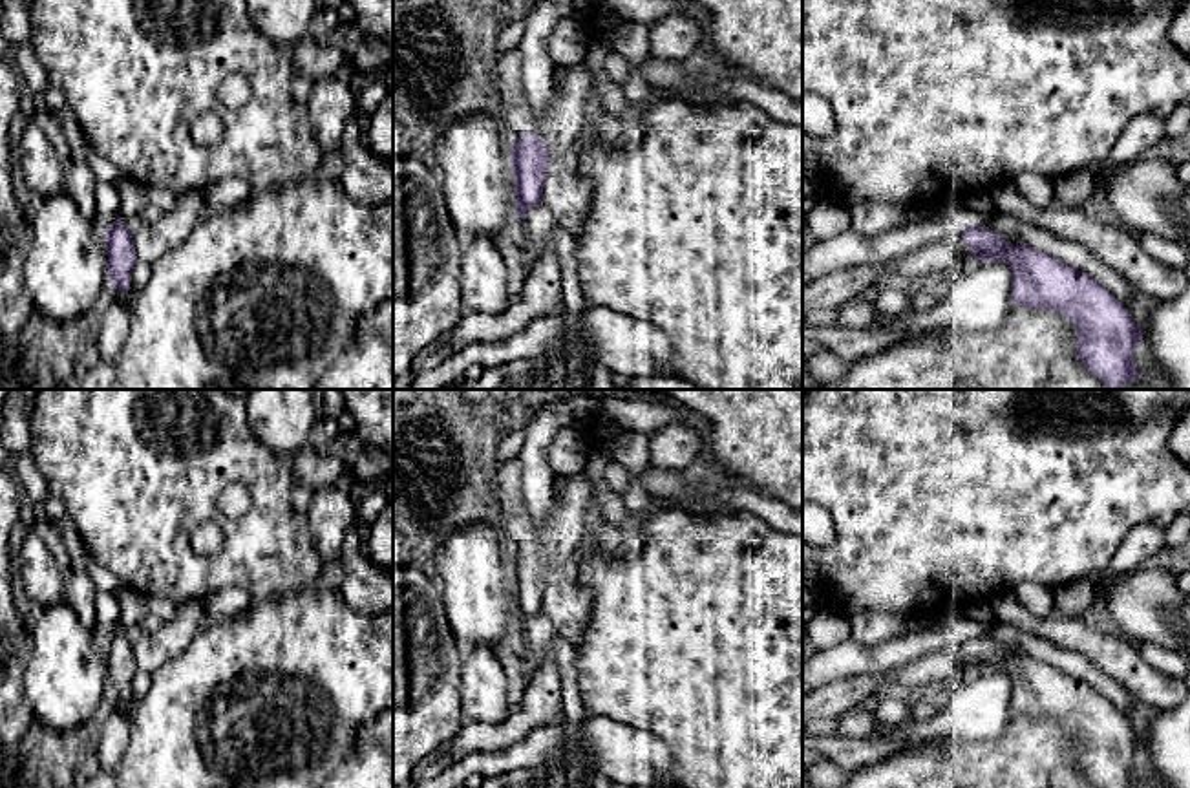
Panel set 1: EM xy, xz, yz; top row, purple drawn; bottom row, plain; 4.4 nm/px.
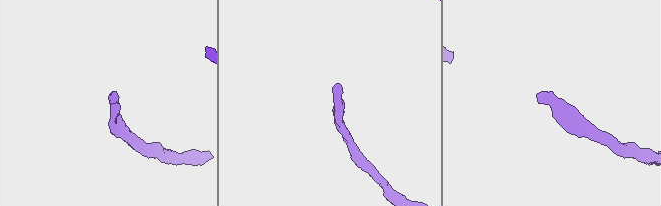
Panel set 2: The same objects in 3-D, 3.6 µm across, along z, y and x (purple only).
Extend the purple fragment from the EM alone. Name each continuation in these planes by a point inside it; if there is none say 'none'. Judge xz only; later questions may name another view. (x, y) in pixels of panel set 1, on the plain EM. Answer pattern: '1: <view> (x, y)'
1: xz (520, 529)

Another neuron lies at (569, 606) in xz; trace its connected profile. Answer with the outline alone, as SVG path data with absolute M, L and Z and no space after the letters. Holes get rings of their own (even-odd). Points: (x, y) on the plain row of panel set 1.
M585 475L565 477L565 488L554 495L536 538L552 572L545 583L543 614L552 622L556 633L574 647L581 644L592 620L592 591L558 572L581 547L583 519L592 497L592 486Z

